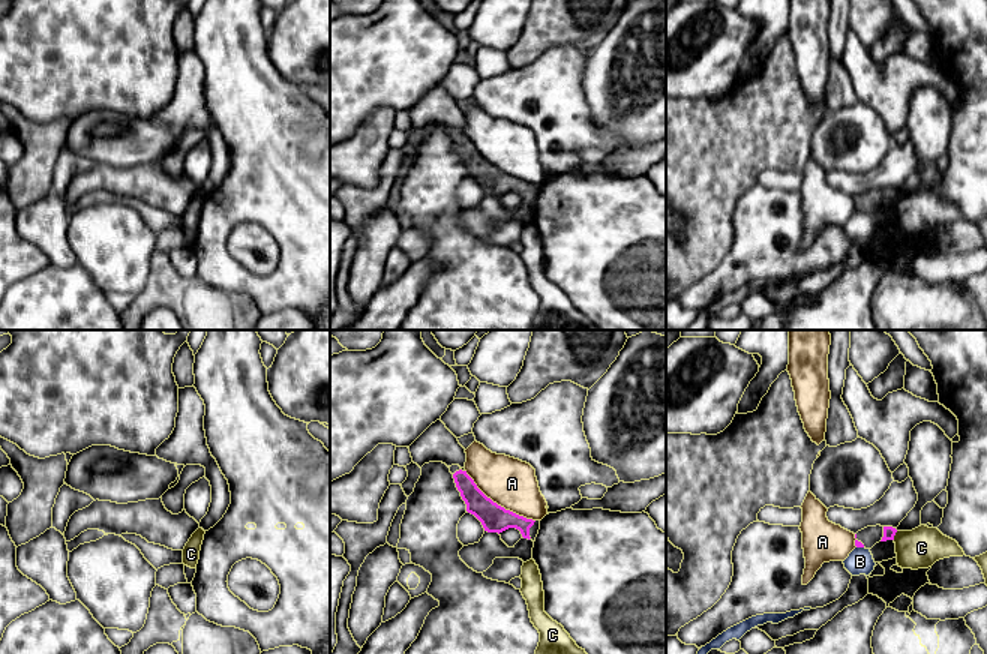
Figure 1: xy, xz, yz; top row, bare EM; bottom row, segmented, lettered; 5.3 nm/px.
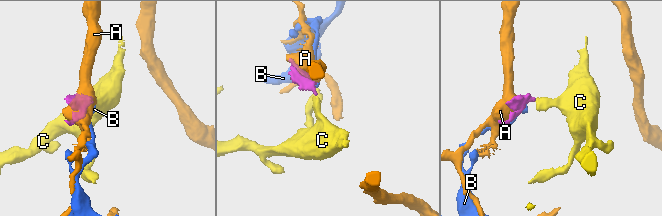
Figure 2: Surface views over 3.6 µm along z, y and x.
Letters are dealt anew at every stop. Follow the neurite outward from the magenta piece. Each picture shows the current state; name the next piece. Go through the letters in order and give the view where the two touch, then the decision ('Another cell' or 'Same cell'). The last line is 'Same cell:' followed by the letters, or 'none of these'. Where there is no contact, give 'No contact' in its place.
A: Touches magenta in xz. Another cell
B: Touches magenta in yz. Another cell
C: Touches magenta in yz. Another cell
Same cell: none of these

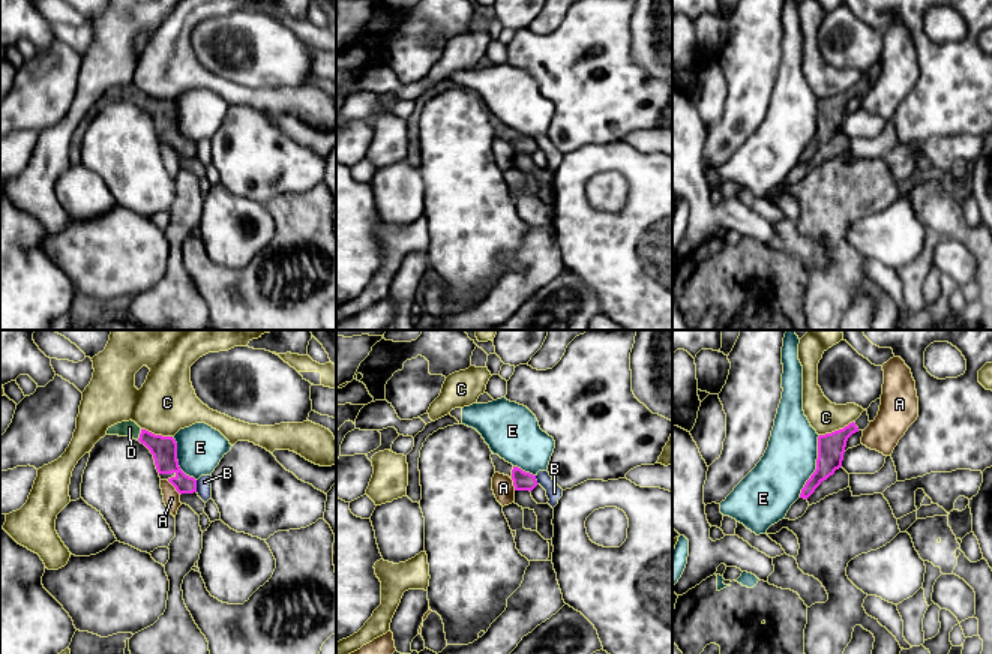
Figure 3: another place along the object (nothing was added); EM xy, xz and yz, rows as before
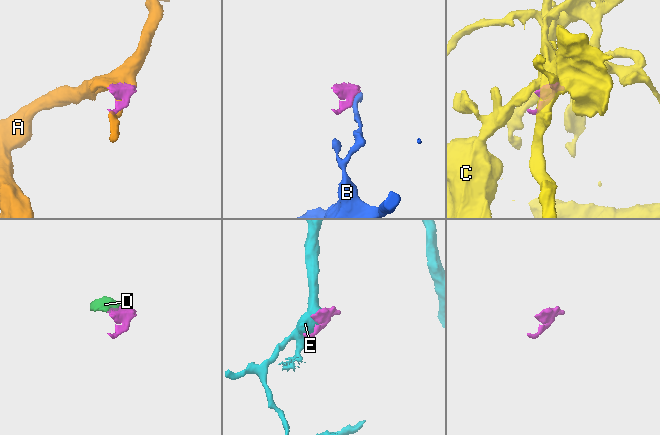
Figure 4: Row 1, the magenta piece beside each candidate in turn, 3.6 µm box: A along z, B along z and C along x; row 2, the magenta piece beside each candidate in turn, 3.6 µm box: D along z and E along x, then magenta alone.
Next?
A: Touches magenta in xy. Another cell
B: Touches magenta in xy. Another cell
C: Touches magenta in yz. Another cell
D: Touches magenta in xy. Same cell
E: Touches magenta in yz. Another cell
Same cell: D

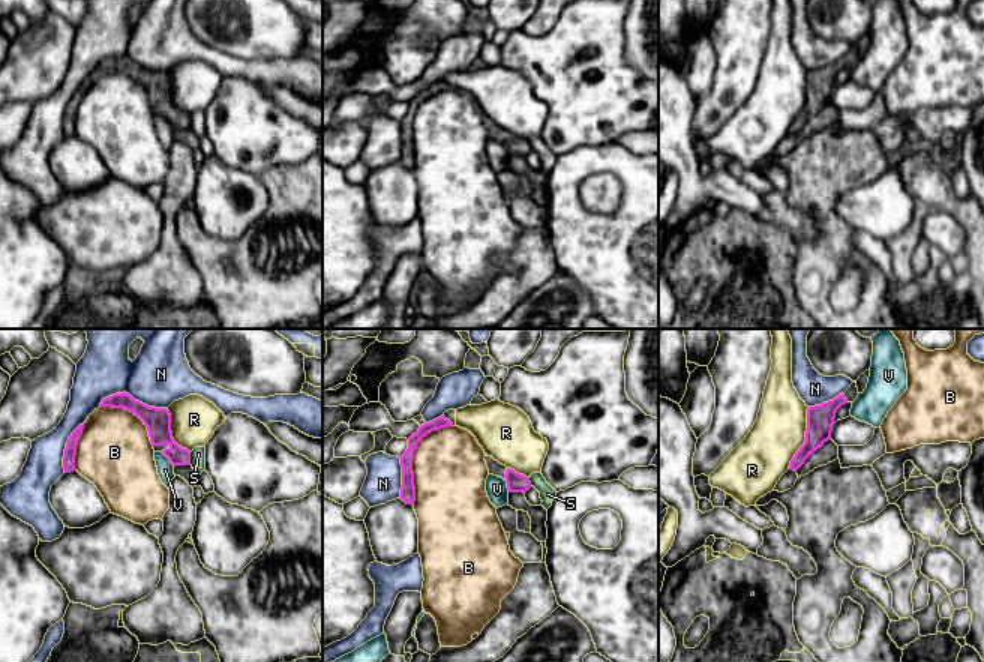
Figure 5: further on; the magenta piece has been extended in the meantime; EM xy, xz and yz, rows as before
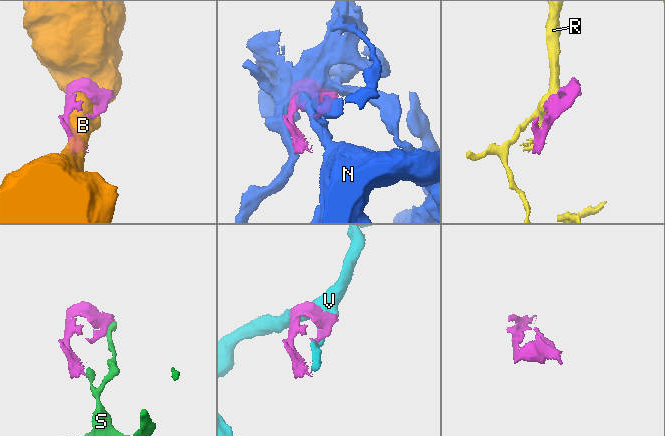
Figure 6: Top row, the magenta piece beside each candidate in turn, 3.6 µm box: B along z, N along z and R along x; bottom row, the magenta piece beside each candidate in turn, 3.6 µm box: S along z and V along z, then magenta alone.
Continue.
B: Touches magenta in xz. Another cell
N: Touches magenta in xy. Another cell
R: Touches magenta in yz. Another cell
S: Touches magenta in xy. Another cell
V: Touches magenta in xy. Another cell
Same cell: none of these

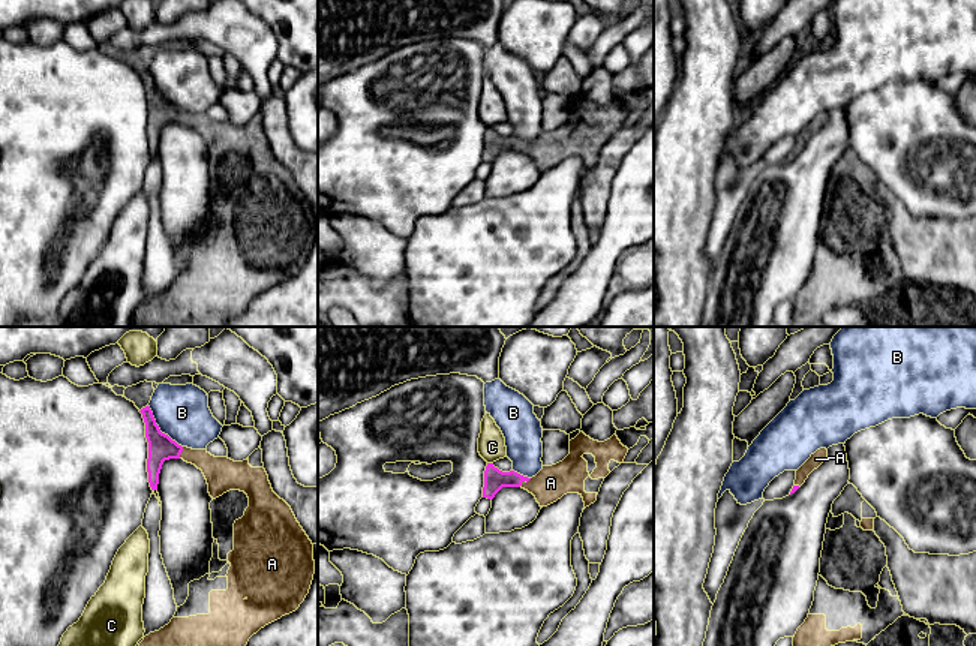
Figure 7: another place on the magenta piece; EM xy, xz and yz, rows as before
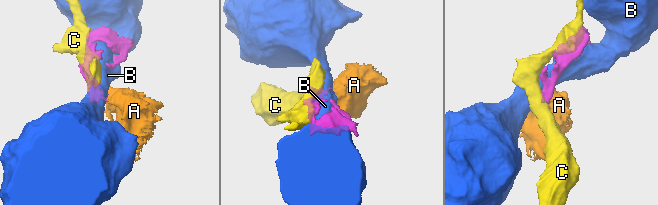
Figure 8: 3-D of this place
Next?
A: Touches magenta in xz. Same cell
B: Touches magenta in xy. Another cell
C: Touches magenta in xz. Another cell
Same cell: A

